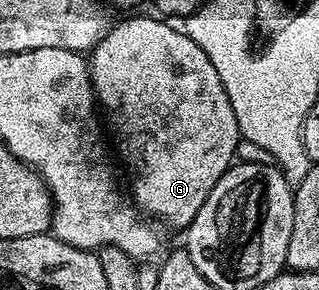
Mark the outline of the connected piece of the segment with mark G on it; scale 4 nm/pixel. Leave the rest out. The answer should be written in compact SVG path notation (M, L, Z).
M153 17L128 18L125 22L117 21L108 31L108 35L91 50L90 57L87 59L88 71L92 77L92 91L96 94L99 109L103 113L104 110L108 113L108 122L112 125L113 132L116 133L116 146L120 149L121 156L128 161L129 168L132 169L132 190L130 189L132 201L149 219L157 223L165 222L168 226L187 228L194 220L194 216L198 216L198 208L206 204L206 196L210 196L214 184L218 184L220 177L227 172L229 166L233 165L236 158L236 145L242 139L238 120L234 116L234 108L230 108L230 96L226 96L226 88L222 84L222 76L218 76L218 68L210 64L210 56L206 56L206 52L202 52L202 48L198 48L198 44L194 44L194 40L190 40L190 36L184 33L183 29L176 27L175 30L171 26L173 24L171 21Z

